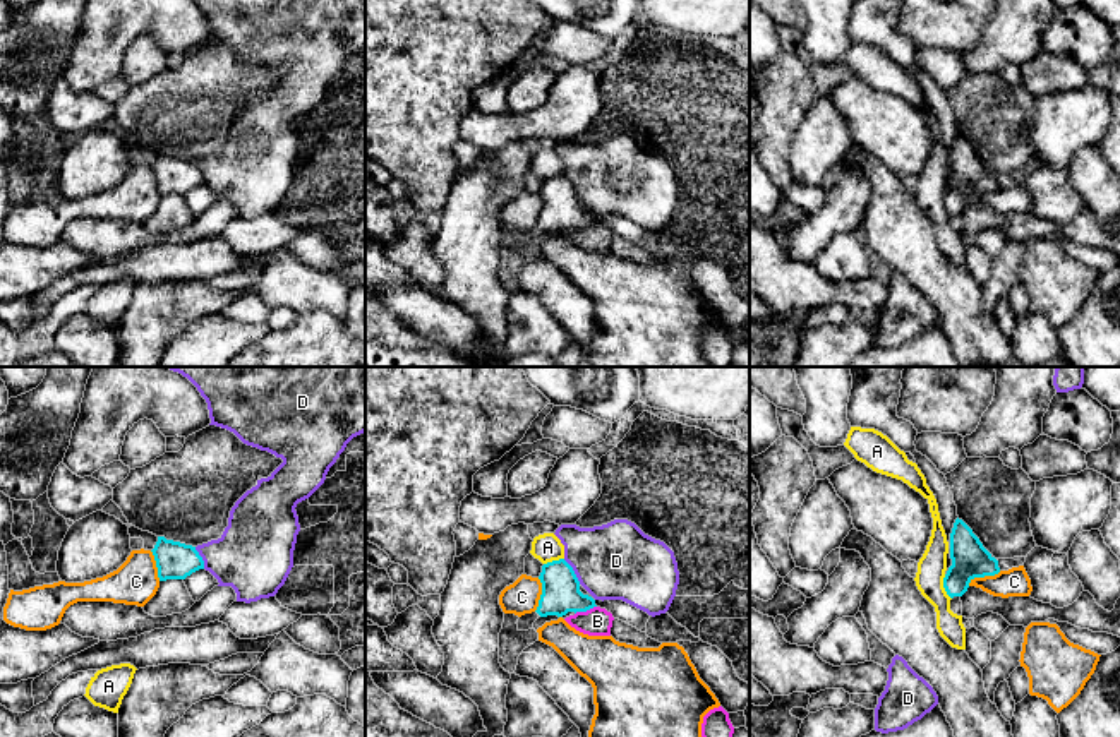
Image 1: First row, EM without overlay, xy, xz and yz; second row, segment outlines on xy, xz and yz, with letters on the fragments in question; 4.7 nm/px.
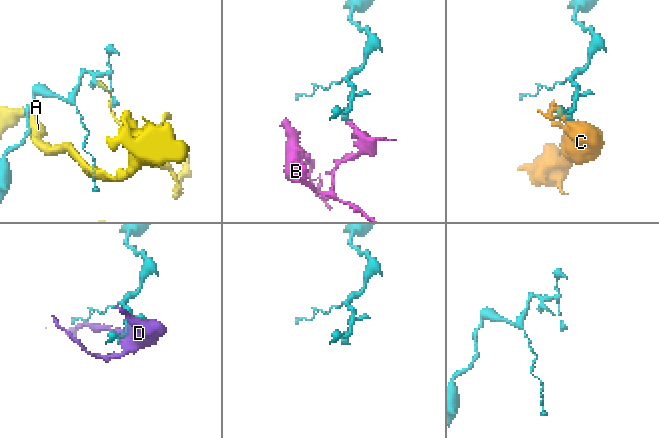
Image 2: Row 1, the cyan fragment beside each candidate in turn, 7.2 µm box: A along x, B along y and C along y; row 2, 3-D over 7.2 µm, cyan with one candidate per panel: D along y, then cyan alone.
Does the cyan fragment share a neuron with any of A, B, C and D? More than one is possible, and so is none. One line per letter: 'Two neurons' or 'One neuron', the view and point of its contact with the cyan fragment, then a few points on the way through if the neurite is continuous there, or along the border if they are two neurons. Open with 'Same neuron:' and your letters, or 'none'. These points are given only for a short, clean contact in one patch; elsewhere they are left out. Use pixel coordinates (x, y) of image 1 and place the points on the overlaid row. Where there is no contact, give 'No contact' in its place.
Same neuron: none
A: Two neurons. Touches cyan at yz (944, 587)
B: Two neurons. Touches cyan at xz (585, 611). Boundary: xz (596, 605), (575, 614)
C: Two neurons. Touches cyan at yz (983, 576). Boundary: yz (1000, 571), (990, 576), (976, 576), (968, 585)
D: Two neurons. Touches cyan at xz (573, 571)

